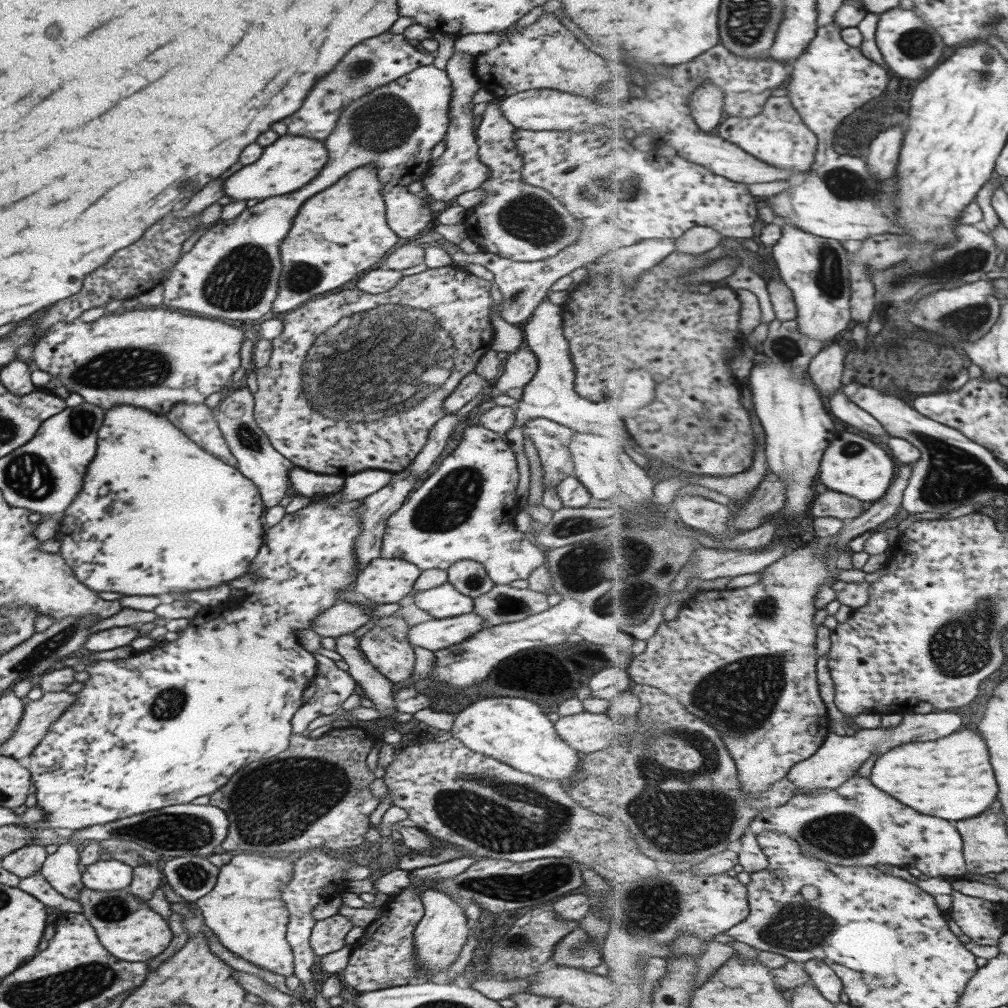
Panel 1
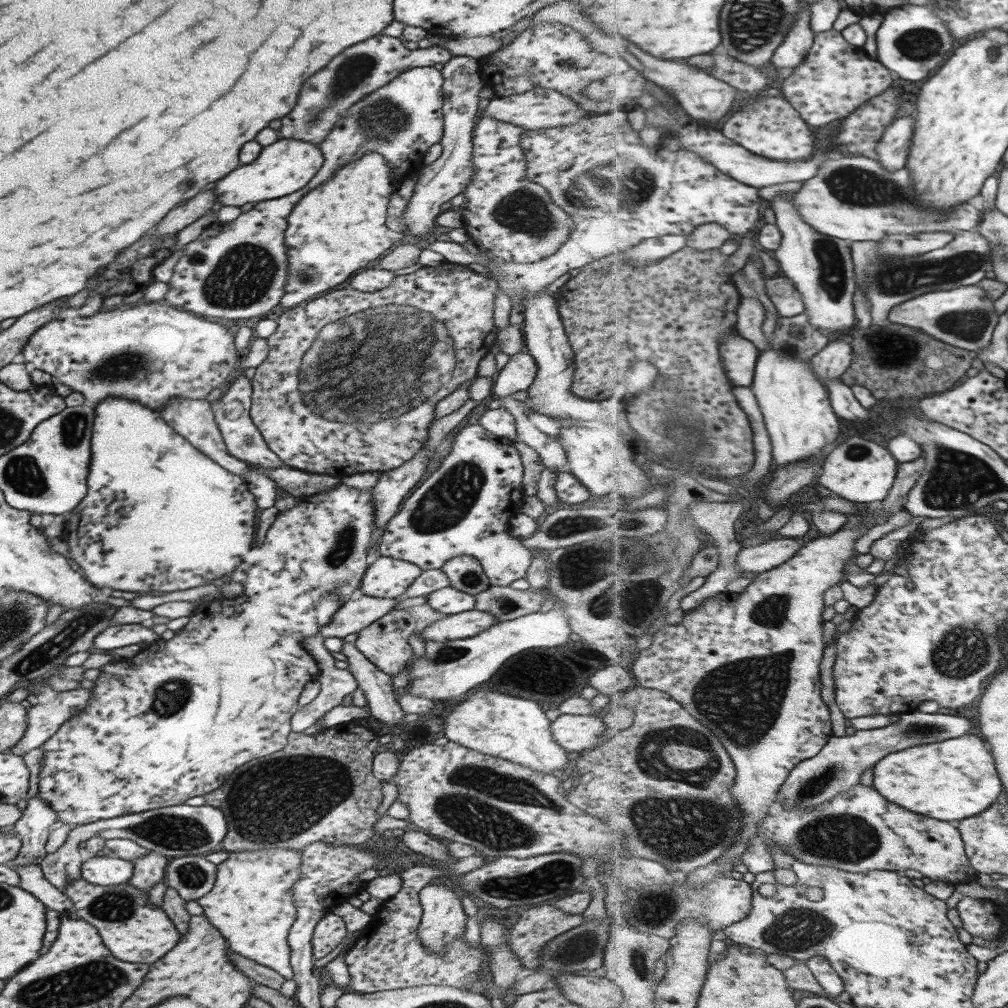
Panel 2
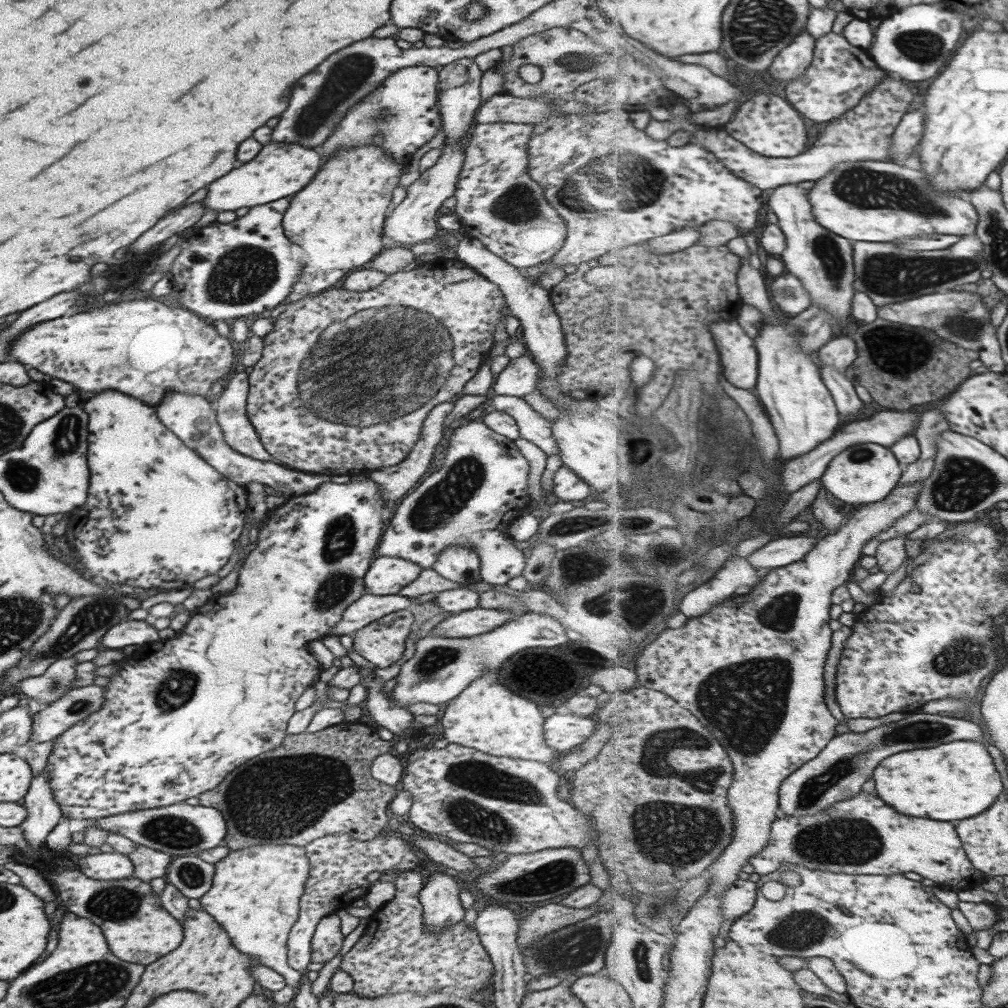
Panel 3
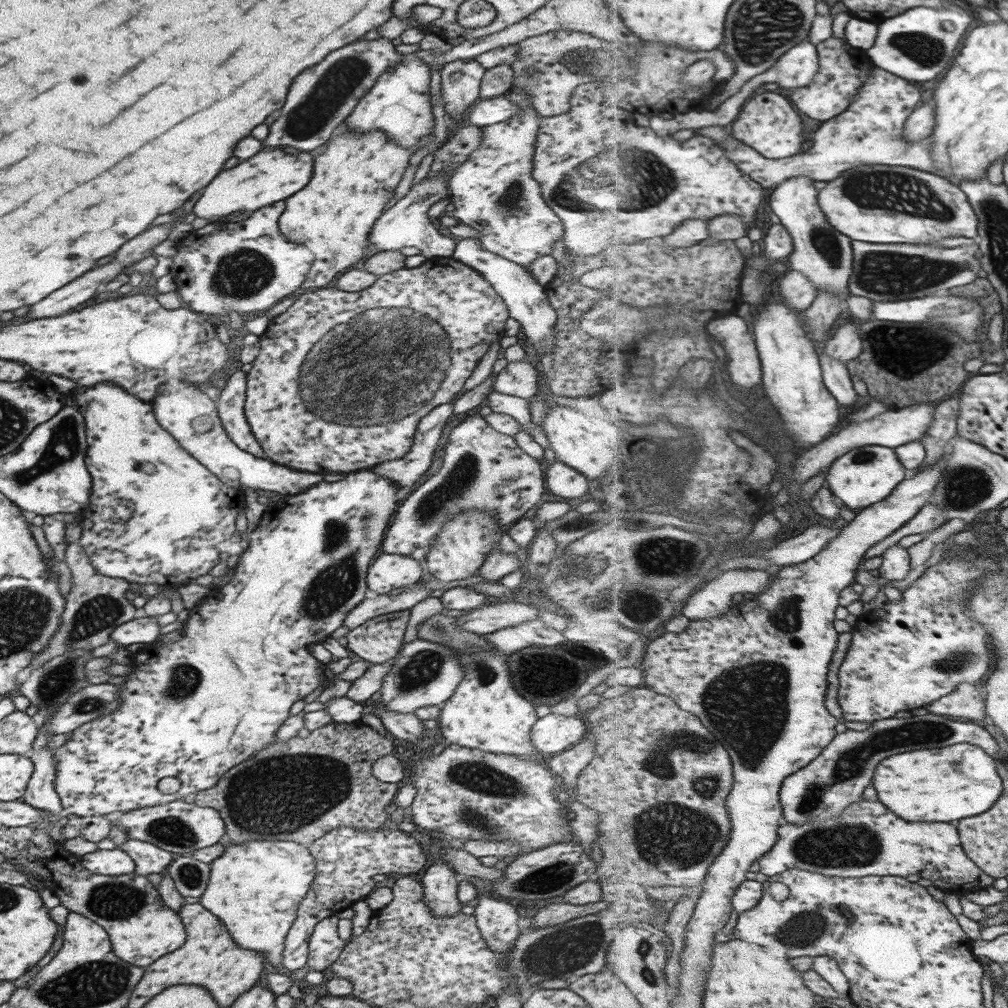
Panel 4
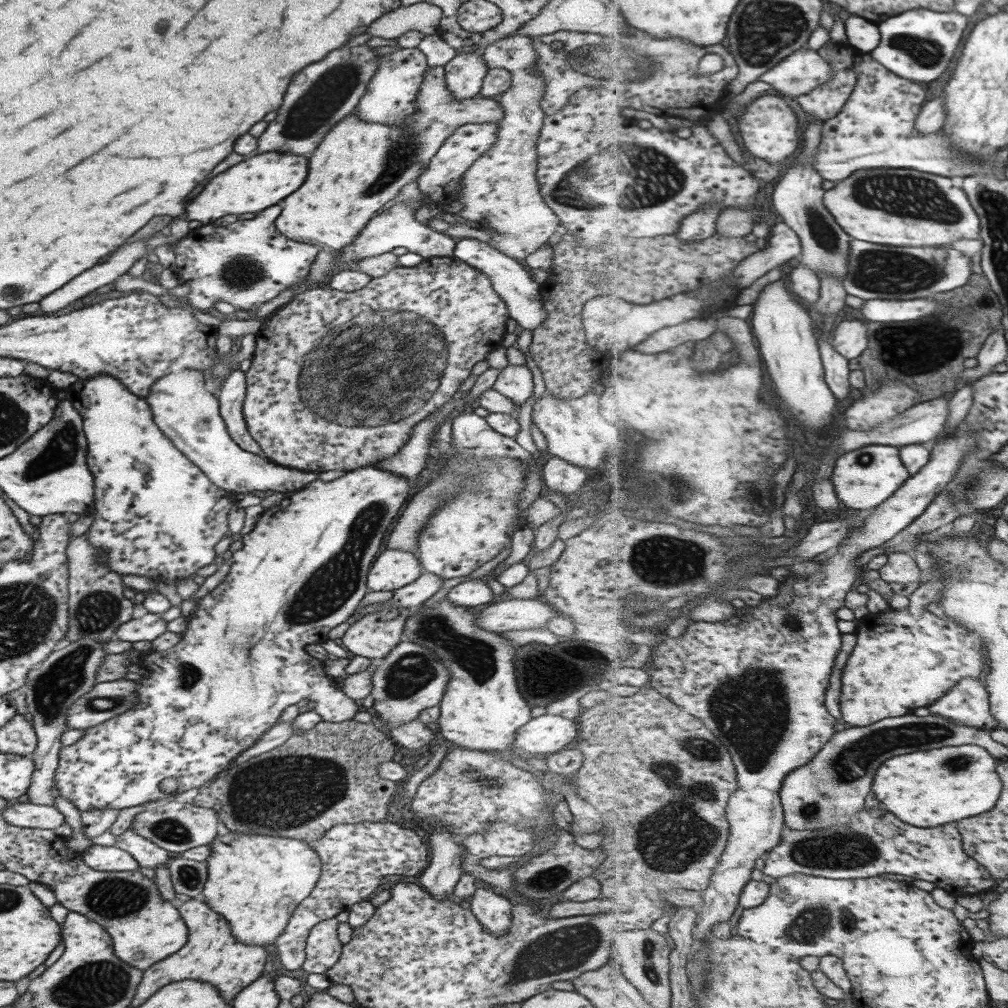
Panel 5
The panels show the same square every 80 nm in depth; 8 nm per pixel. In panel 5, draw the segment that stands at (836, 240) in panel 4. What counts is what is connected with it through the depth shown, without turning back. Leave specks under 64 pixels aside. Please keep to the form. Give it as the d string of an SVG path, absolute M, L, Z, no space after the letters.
M814 118L804 132L804 150L796 162L780 178L772 192L772 204L776 212L801 237L803 252L796 265L808 266L820 276L831 273L842 281L848 276L851 265L851 239L853 238L831 214L824 202L827 194L823 188L824 176L814 167L816 154L823 142L824 120Z

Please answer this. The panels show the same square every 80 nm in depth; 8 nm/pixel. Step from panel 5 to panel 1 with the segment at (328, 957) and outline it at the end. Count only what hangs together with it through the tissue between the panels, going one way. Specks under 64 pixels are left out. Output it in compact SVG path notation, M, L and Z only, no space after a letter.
M337 913L323 920L314 921L308 939L313 955L321 958L325 954L349 949L351 946L344 943L344 937L351 927L352 924Z

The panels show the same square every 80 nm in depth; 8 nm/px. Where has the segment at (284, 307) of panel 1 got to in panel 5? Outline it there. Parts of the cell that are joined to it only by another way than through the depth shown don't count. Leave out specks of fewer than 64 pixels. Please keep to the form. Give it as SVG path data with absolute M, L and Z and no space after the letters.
M444 66L427 67L420 82L418 96L414 104L419 110L413 114L406 132L401 127L390 127L382 124L368 123L355 118L350 113L337 121L324 135L319 146L309 156L309 170L303 186L295 190L289 198L283 198L281 214L275 218L275 228L288 239L314 246L317 259L311 265L307 279L323 282L329 272L329 265L339 261L343 249L350 245L360 234L360 230L375 216L375 212L388 200L391 200L402 186L416 178L427 168L431 157L441 143L451 136L452 131L464 124L481 124L484 122L501 121L503 109L497 98L475 96L466 99L453 99L444 81Z

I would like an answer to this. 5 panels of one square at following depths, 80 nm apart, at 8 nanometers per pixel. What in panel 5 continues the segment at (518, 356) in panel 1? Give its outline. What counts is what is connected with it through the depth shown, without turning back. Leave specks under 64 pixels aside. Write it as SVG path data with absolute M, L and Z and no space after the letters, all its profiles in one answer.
M508 364L498 372L491 389L520 407L533 394L531 372L525 365L513 366Z

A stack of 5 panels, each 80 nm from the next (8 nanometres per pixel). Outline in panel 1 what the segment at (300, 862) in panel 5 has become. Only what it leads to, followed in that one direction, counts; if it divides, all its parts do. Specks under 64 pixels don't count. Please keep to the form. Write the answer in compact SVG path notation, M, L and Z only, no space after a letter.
M236 852L218 868L212 889L194 901L201 910L204 926L228 952L249 961L249 964L289 977L293 973L293 954L285 941L288 910L281 900L282 886L290 881L293 861Z

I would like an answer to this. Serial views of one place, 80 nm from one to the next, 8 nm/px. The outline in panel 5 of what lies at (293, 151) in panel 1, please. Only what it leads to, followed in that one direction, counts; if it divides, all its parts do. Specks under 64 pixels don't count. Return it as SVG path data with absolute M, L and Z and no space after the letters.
M265 152L251 156L237 166L231 166L223 170L219 176L213 176L209 184L199 192L193 202L184 207L186 217L190 220L198 220L207 225L209 220L227 216L227 214L245 214L245 212L259 212L265 210L271 204L277 204L291 192L295 192L307 176L307 156L295 156L295 154L275 154Z

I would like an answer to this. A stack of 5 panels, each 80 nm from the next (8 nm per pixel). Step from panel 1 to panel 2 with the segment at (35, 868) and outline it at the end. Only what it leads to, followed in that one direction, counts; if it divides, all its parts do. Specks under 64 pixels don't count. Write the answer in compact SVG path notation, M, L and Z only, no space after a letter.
M37 795L26 799L22 815L14 822L13 829L21 841L16 857L7 862L11 865L38 865L46 855L46 843L49 826L57 821L56 812Z

